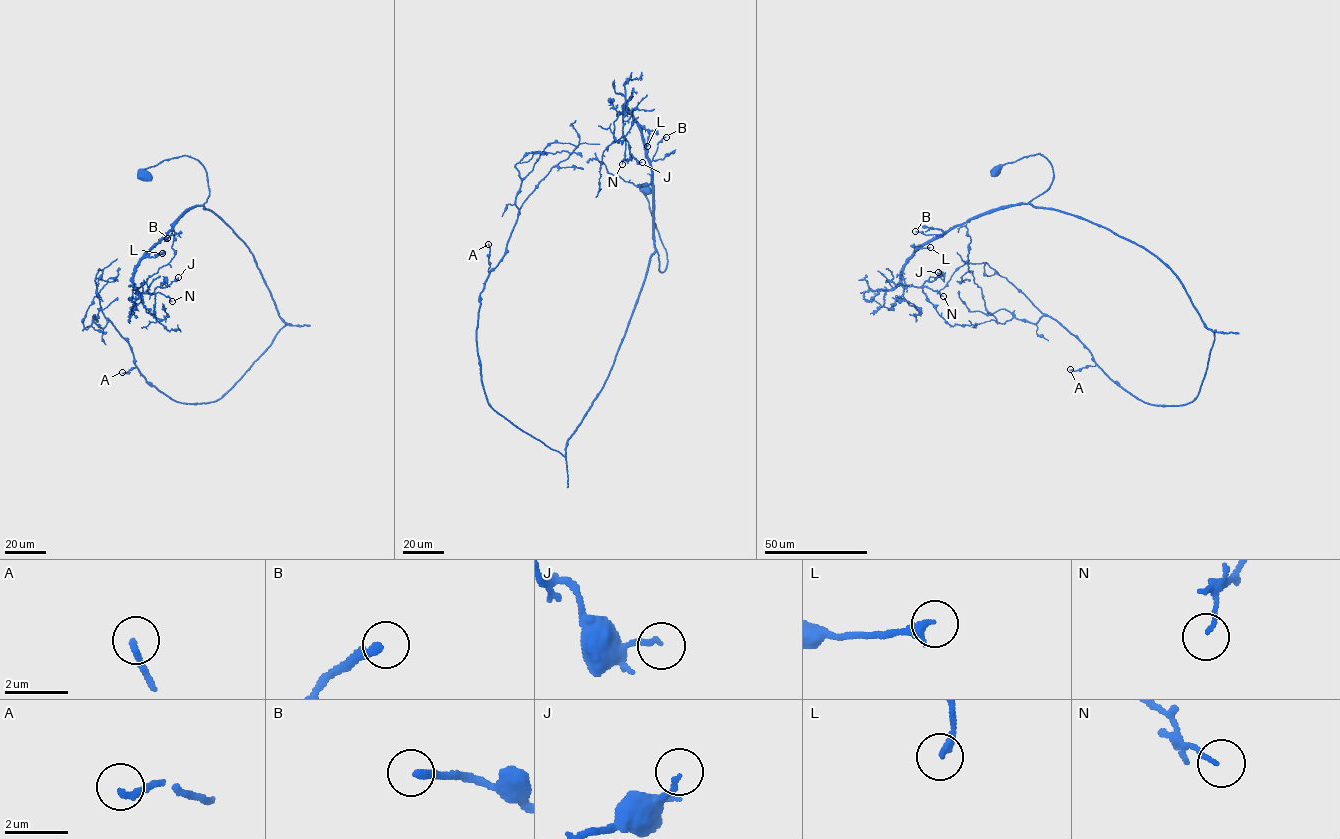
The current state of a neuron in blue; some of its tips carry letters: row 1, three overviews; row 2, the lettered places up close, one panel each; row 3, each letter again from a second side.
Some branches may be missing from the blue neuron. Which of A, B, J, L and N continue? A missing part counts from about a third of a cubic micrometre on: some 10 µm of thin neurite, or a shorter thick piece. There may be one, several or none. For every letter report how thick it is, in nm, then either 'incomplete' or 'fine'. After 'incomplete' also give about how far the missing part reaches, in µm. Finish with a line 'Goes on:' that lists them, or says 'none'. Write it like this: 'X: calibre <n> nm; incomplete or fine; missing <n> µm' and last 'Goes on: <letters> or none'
A: calibre 180 nm; incomplete; missing 9 µm
B: calibre 260 nm; fine
J: calibre 140 nm; fine
L: calibre 260 nm; fine
N: calibre 110 nm; fine
Goes on: A

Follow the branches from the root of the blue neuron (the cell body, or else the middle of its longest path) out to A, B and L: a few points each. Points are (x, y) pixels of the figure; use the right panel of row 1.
A: (996, 172), (1045, 157), (1029, 202), (1143, 247), (1215, 330), (1186, 404), (1070, 369)
B: (996, 172), (996, 167), (1040, 153), (1052, 166), (1053, 180), (1028, 203), (993, 209), (941, 234), (915, 231)
L: (996, 172), (1040, 153), (1052, 166), (1053, 180), (1028, 203), (974, 216), (914, 251), (930, 247)

